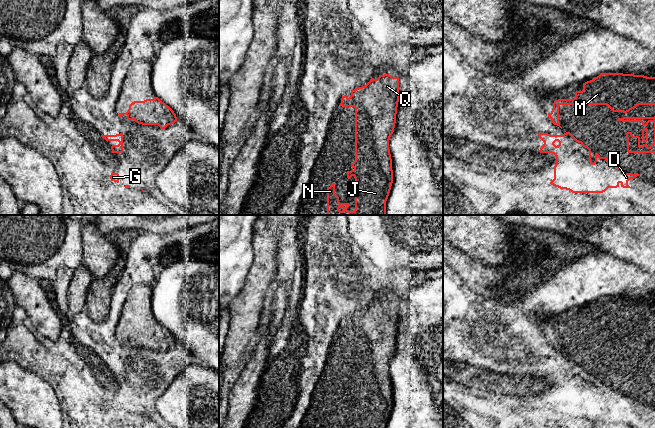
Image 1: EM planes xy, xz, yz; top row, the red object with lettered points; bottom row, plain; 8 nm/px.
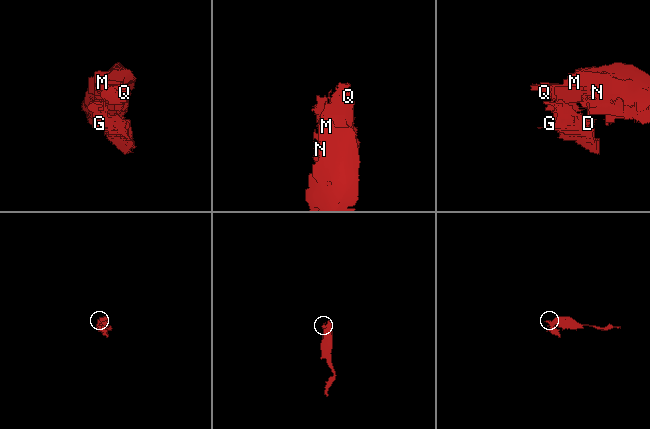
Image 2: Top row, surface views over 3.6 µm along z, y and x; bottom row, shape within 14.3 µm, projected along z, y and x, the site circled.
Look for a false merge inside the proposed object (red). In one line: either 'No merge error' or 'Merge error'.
Merge error

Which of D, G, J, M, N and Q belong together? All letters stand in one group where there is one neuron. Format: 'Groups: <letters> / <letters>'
Groups: D G / J M N Q

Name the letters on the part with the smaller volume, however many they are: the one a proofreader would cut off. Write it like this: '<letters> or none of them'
D, G

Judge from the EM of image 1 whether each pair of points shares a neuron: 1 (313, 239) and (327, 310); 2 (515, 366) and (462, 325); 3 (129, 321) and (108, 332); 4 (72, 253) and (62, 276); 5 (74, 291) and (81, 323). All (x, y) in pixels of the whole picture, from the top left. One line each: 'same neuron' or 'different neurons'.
1: same neuron
2: same neuron
3: different neurons
4: same neuron
5: different neurons

